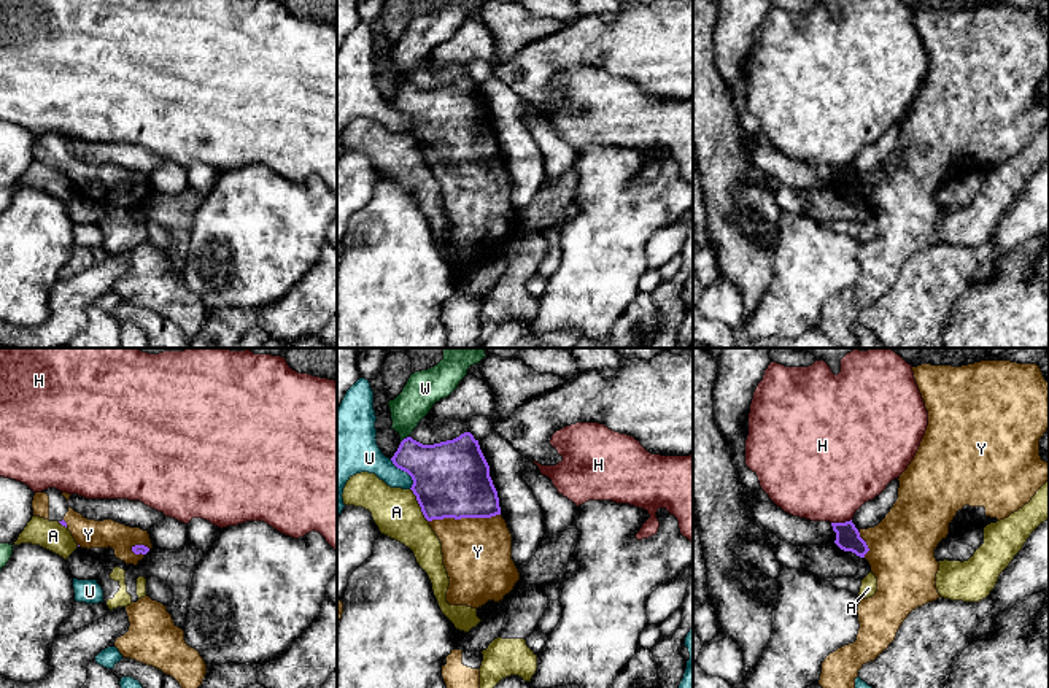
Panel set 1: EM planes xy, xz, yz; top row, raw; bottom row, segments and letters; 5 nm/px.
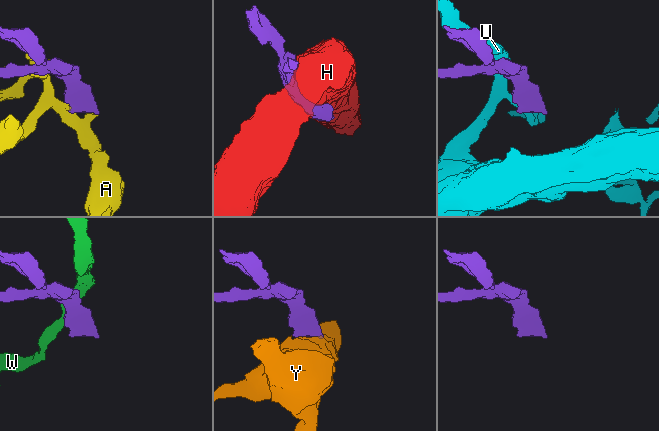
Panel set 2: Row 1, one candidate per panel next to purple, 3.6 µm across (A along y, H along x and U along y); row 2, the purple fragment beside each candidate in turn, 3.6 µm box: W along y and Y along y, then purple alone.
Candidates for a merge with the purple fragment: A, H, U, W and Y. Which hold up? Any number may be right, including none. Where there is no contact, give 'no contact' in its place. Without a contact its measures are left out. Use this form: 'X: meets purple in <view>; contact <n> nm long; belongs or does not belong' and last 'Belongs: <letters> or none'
A: meets purple in xz; contact 200 nm long; does not belong
H: meets purple in yz; contact 110 nm long; does not belong
U: meets purple in xz; contact 190 nm long; does not belong
W: meets purple in xz; contact 60 nm long; does not belong
Y: meets purple in xz; contact 360 nm long; belongs
Belongs: Y

